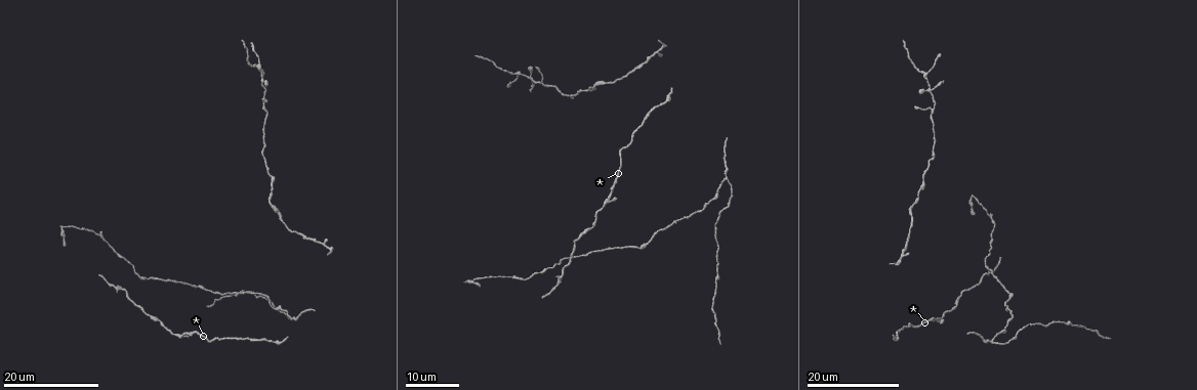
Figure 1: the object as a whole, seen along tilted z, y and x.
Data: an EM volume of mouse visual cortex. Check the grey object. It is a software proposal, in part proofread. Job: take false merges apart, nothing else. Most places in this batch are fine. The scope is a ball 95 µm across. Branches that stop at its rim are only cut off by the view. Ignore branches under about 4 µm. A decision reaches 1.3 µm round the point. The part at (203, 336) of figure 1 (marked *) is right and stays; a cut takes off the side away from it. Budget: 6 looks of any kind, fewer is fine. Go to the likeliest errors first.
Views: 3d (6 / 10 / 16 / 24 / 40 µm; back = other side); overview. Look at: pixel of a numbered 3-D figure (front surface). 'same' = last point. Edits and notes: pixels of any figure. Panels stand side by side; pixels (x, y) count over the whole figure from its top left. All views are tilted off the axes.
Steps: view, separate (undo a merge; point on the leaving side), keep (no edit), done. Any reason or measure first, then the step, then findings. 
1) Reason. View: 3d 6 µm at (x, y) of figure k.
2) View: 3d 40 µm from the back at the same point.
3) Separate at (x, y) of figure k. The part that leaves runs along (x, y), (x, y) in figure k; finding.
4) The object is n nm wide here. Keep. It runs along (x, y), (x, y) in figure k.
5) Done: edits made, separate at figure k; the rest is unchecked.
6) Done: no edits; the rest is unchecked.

Looks like a crossing. View: 3d 16 µm at (532, 79) of figure 1.

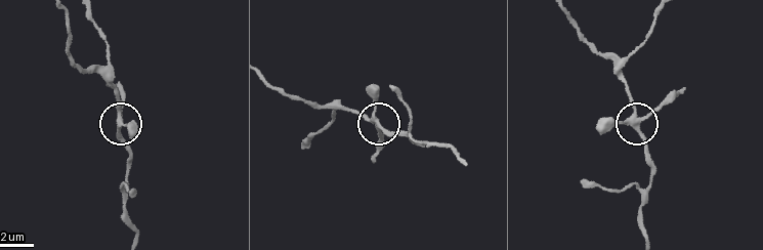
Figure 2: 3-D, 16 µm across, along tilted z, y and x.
Zoom in. View: 3d 6 µm at (639, 117) of figure 2.

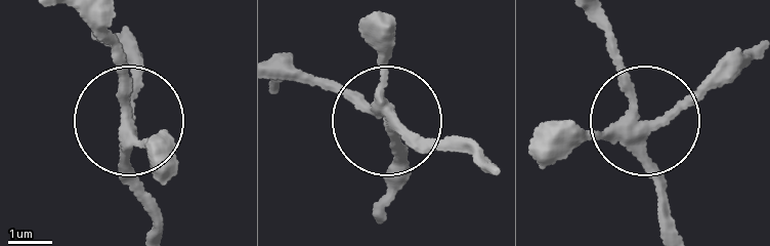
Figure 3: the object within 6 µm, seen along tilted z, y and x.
The object is 240 nm wide here. Keep. It runs along (662, 228), (647, 134), (726, 67) in figure 3; one neuron here.

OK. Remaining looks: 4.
View: 3d 16 µm at (125, 289) of figure 1.

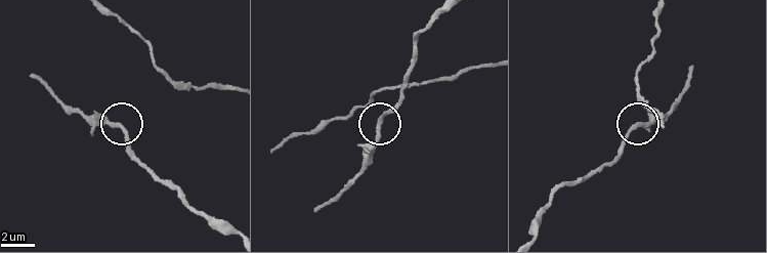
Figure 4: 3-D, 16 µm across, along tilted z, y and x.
Closer look. View: 3d 6 µm at (631, 127) of figure 4.

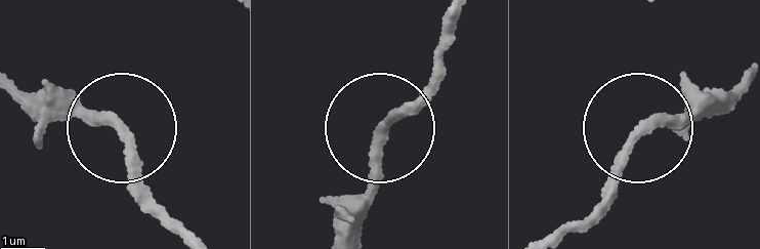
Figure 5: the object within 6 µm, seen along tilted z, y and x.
Keep. It runs along (565, 240), (592, 217), (641, 134), (728, 111) in figure 5; one neuron here.

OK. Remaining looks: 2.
Calibre changes. View: 3d 16 µm at (957, 306) of figure 1.

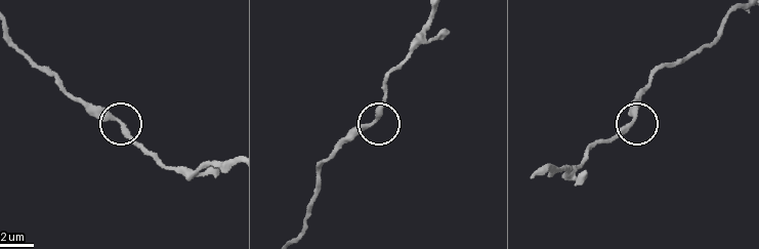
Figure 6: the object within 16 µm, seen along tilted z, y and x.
View: 3d 6 µm at (122, 124) of figure 6.

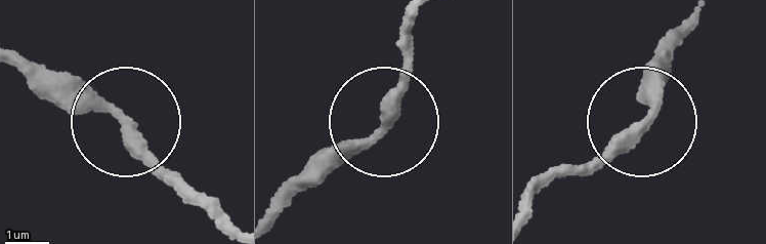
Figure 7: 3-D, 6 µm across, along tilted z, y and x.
Keep. One neuron here.

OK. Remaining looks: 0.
Done: no edits; the rest is unchecked.

